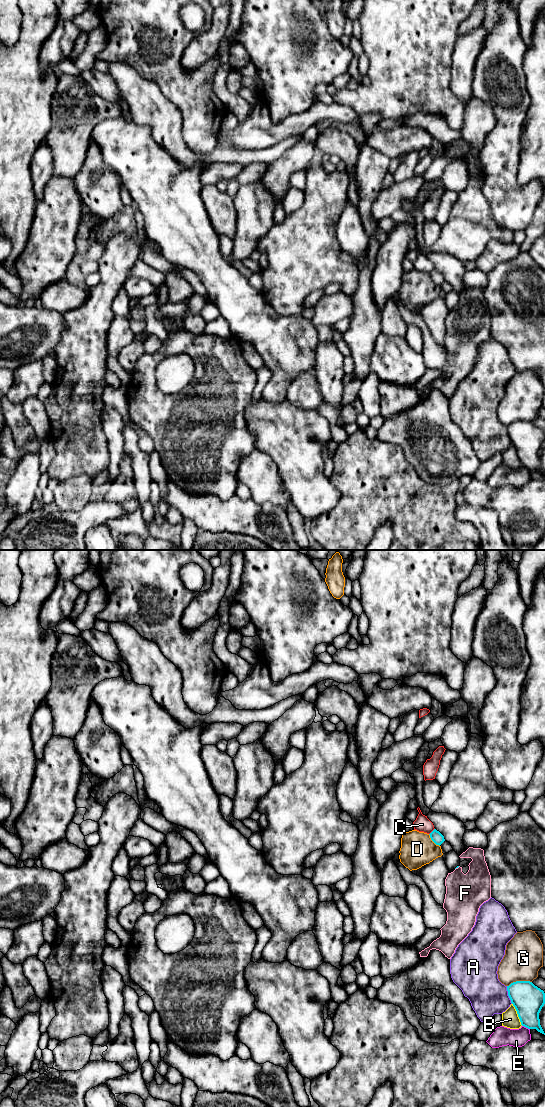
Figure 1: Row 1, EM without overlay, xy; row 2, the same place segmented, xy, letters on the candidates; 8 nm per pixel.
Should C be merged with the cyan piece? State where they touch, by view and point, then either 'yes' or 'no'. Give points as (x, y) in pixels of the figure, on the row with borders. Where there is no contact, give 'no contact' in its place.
contact xy (432, 831); no

